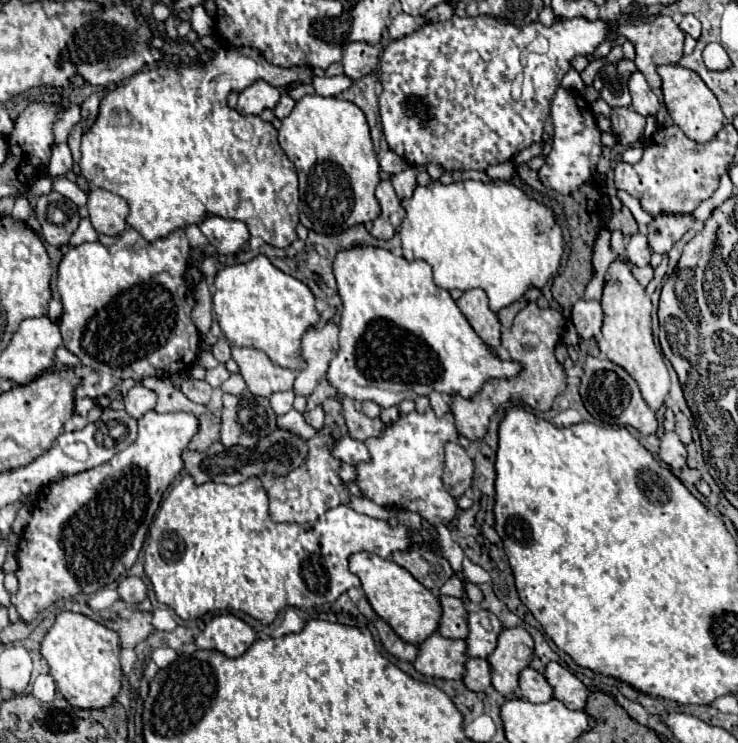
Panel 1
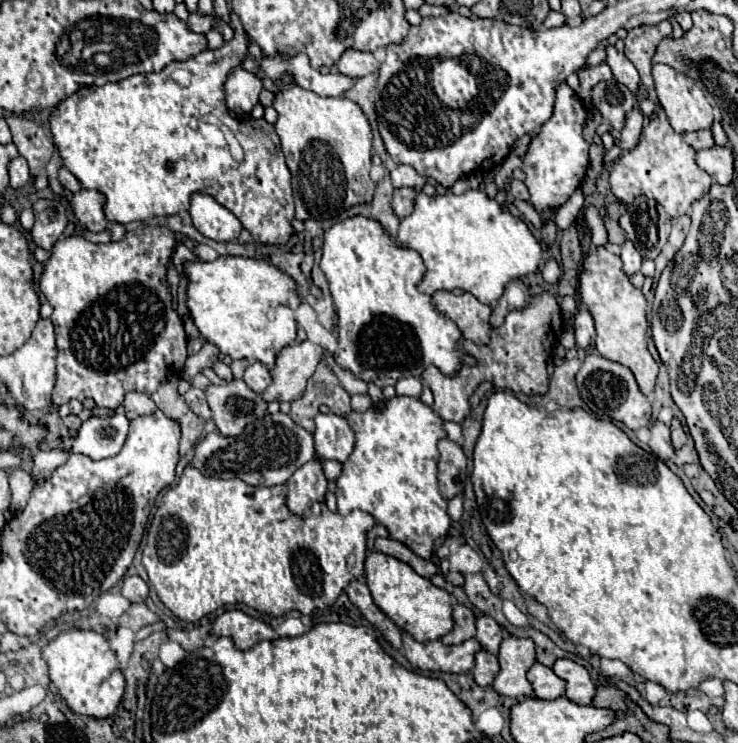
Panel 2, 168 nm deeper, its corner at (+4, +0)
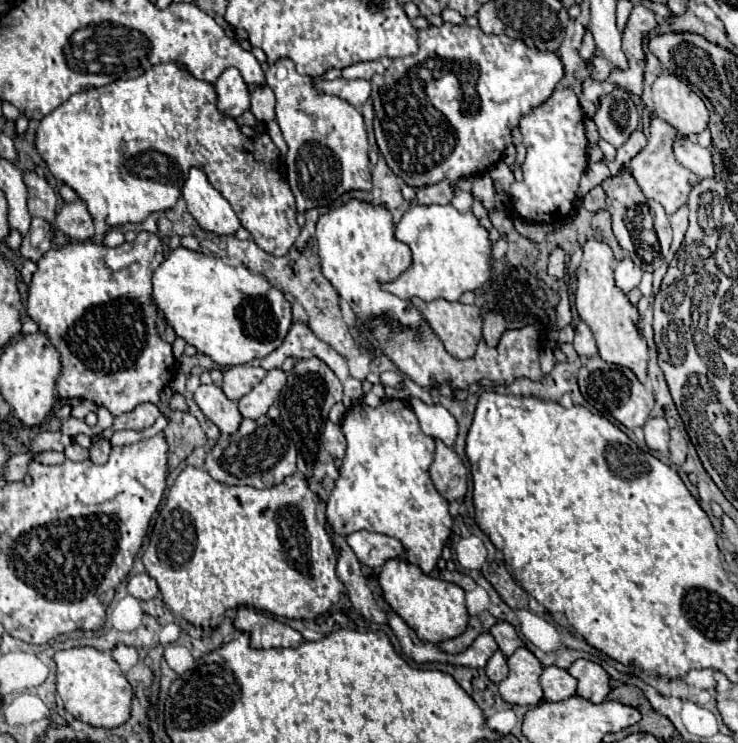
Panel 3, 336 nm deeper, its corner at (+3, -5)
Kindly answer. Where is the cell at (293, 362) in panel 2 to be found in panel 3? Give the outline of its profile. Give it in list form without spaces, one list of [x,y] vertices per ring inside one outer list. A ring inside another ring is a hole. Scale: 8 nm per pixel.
[[[271,369],[267,377],[249,391],[249,395],[241,397],[237,401],[237,407],[243,417],[247,419],[259,419],[267,413],[267,409],[273,405],[273,401],[279,397],[279,391],[285,385],[285,373],[281,369]]]

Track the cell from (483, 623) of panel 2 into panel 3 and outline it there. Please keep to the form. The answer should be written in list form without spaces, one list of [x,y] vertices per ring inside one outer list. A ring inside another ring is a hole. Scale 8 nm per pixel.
[[[497,623],[497,625],[491,629],[491,635],[495,637],[499,649],[501,649],[507,657],[513,655],[513,651],[523,645],[523,639],[517,635],[517,631],[515,631],[515,627],[513,627],[511,623]]]

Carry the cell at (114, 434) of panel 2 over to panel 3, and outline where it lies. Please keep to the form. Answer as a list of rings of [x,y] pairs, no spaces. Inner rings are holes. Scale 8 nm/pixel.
[[[97,439],[97,441],[89,447],[89,451],[91,451],[91,461],[97,463],[97,465],[103,465],[103,463],[107,463],[107,459],[109,459],[111,445],[109,445],[107,439]]]

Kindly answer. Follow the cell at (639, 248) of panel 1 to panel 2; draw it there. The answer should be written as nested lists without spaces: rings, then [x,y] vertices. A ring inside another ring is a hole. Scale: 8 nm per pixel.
[[[624,242],[622,244],[622,262],[624,262],[624,272],[628,274],[628,276],[632,276],[632,274],[636,274],[638,270],[640,270],[640,264],[642,264],[642,256],[640,256],[640,252],[632,246],[632,242]]]

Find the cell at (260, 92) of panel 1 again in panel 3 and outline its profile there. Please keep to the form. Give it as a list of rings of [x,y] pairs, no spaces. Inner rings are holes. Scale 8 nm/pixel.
[[[227,67],[213,83],[217,91],[217,109],[229,117],[239,117],[249,109],[249,89],[235,67]]]

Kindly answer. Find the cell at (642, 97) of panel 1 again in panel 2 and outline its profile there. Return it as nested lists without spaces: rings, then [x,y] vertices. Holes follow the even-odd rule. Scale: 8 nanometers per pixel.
[[[606,46],[606,54],[608,54],[606,64],[610,66],[614,78],[636,94],[638,86],[640,86],[640,76],[638,76],[638,70],[634,68],[634,64],[622,52],[618,52],[614,46]]]

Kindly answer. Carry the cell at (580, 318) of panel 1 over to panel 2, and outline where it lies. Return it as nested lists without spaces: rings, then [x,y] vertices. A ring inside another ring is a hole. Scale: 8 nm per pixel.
[[[584,304],[578,306],[578,314],[574,316],[574,332],[576,332],[576,344],[580,348],[588,348],[594,338],[594,320],[592,314]]]

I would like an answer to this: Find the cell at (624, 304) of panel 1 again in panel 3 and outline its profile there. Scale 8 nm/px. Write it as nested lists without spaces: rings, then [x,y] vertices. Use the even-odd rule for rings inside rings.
[[[587,239],[581,243],[583,259],[577,269],[577,289],[575,307],[579,317],[589,325],[595,335],[599,355],[607,363],[629,367],[641,383],[647,377],[647,343],[637,327],[637,307],[629,303],[627,295],[615,287],[613,281],[613,251],[607,243],[597,239]]]

